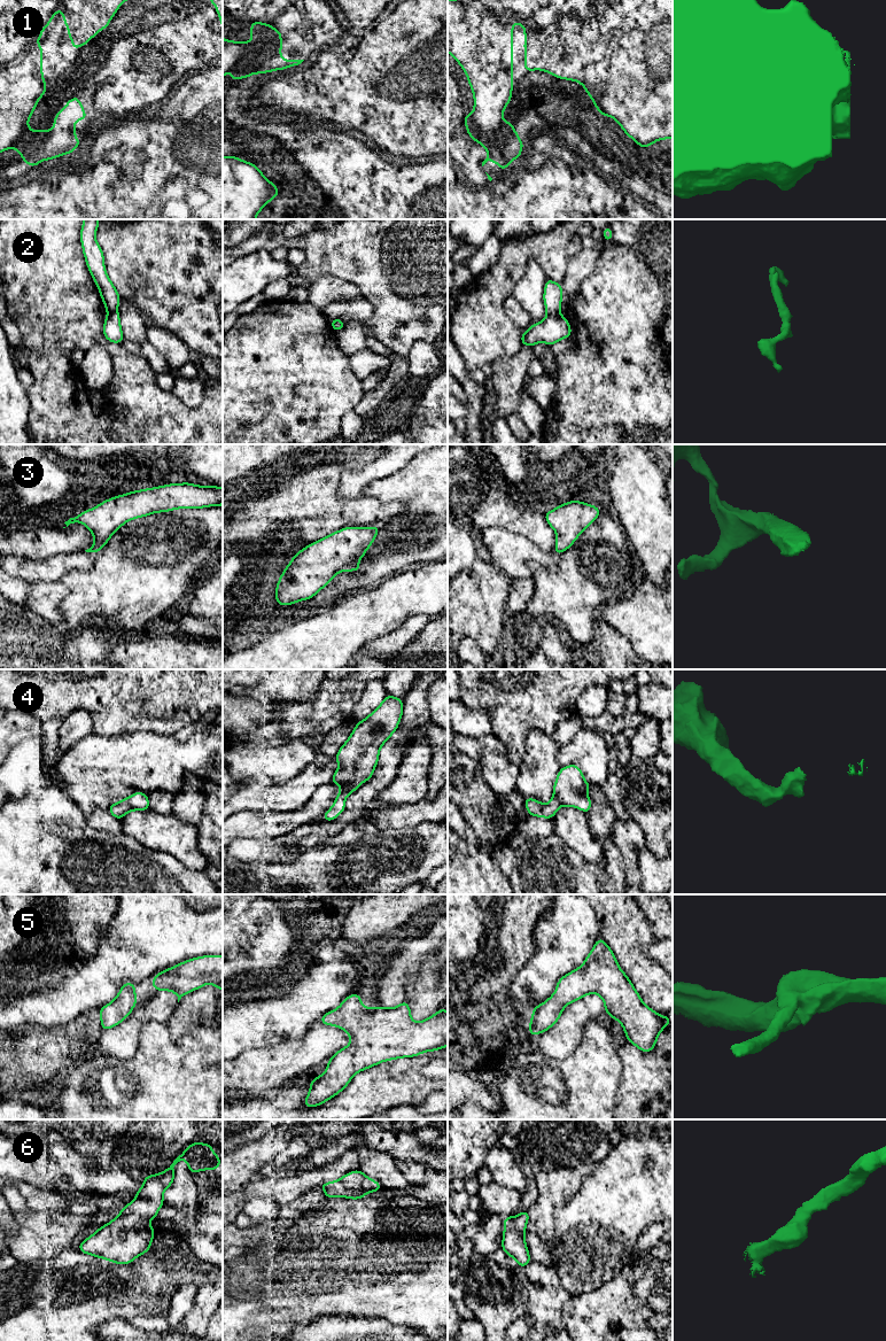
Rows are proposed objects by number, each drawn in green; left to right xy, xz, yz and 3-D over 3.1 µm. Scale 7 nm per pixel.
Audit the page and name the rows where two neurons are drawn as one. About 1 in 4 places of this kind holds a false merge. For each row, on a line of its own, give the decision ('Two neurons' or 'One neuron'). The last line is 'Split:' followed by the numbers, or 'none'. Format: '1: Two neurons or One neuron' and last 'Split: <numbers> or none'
1: One neuron
2: One neuron
3: One neuron
4: One neuron
5: One neuron
6: One neuron
Split: none

